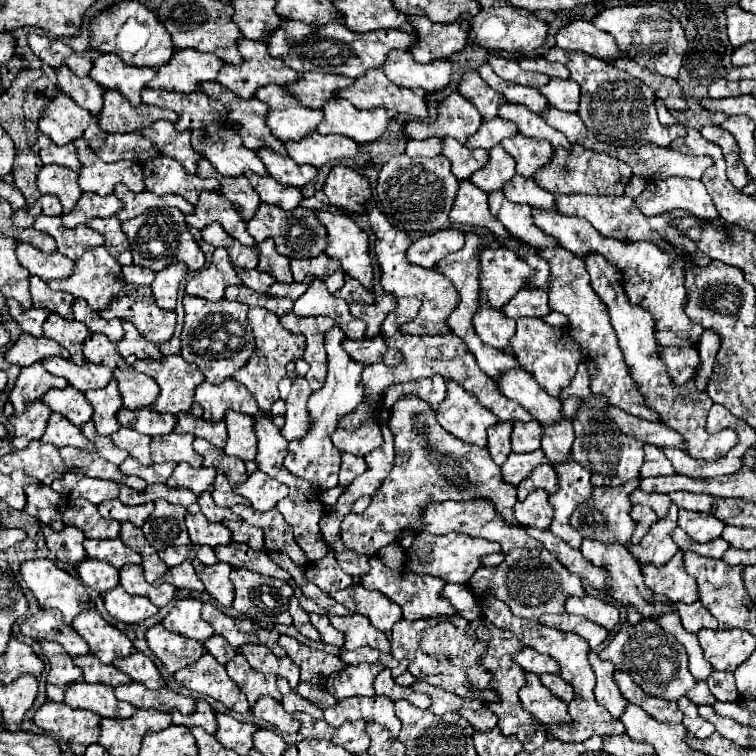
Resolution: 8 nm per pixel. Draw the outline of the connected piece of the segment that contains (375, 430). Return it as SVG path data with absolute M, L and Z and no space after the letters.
M369 418L357 430L345 430L337 426L337 430L331 434L331 440L339 452L365 456L377 446L381 446L383 436L381 436L381 426L377 424L377 420Z

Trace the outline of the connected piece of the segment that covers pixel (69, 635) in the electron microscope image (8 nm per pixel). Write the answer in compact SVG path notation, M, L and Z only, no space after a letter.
M41 610L21 624L21 632L33 640L53 640L65 648L69 656L85 656L89 654L89 646L71 626L61 622L59 610Z

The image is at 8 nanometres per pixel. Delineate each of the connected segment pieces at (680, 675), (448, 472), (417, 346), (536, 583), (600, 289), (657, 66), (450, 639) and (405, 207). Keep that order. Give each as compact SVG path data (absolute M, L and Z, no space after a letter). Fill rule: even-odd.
M643 618L637 624L625 622L613 640L599 652L601 660L615 664L617 670L627 672L637 686L649 696L659 696L665 700L679 700L687 696L693 704L713 704L715 698L709 694L705 682L699 682L691 676L687 668L687 654L683 644L669 632L665 632L653 618ZM663 662L671 662L669 668L663 668Z
M403 396L391 414L389 430L395 436L395 464L385 478L381 490L371 498L371 504L363 514L349 512L341 522L341 538L349 550L359 554L377 554L383 546L401 542L407 532L419 534L423 530L423 510L431 502L445 500L489 500L497 514L513 524L519 522L513 516L513 506L517 502L517 488L505 486L501 482L499 466L489 458L487 448L469 446L459 438L453 438L441 430L433 418L429 404L417 396Z
M403 297L397 300L397 308L395 312L391 312L383 326L381 326L381 336L385 340L387 346L391 348L399 348L399 352L403 354L403 362L399 366L386 366L385 364L373 364L373 366L365 366L363 370L363 386L365 386L365 398L371 400L371 408L377 410L379 404L383 402L385 390L391 384L401 384L401 382L409 382L409 380L419 380L419 378L431 378L435 374L443 376L445 380L455 380L457 384L461 384L469 394L473 394L481 406L485 406L487 410L491 410L501 422L513 422L513 420L521 420L521 422L529 422L533 420L533 416L523 408L517 406L517 402L505 398L499 390L497 384L485 374L481 372L481 368L477 366L473 354L469 352L469 348L465 346L465 342L461 342L461 338L457 338L457 334L447 332L447 334L435 334L435 336L411 336L401 332L401 324L411 322L418 315L421 302L415 297Z
M517 548L511 550L499 566L479 566L477 572L467 580L467 588L473 596L485 598L495 596L509 604L511 612L519 618L539 622L543 614L563 614L565 600L571 596L585 596L585 588L581 578L571 574L549 550L541 548Z
M593 256L593 258L587 258L585 264L591 276L591 288L607 304L607 312L611 318L611 326L617 334L619 348L625 356L631 378L635 380L639 392L645 396L647 408L655 410L659 420L667 428L683 436L685 452L689 456L709 460L709 462L725 456L729 448L737 444L737 434L733 430L721 430L717 434L705 432L705 418L709 408L713 406L713 400L707 396L707 392L699 392L695 388L695 380L687 382L685 386L669 386L669 374L665 374L665 366L661 366L661 358L657 358L657 352L655 352L655 348L659 346L657 346L657 340L653 338L653 318L649 318L645 310L637 310L637 306L629 306L629 302L625 302L625 294L621 294L621 282L617 282L617 270L605 264L603 258Z
M617 6L597 14L593 24L609 32L617 40L617 46L621 46L621 50L625 50L639 66L645 66L661 76L677 78L687 50L687 38L679 20L671 12L659 6Z
M453 614L449 620L399 620L391 632L387 632L391 642L391 654L397 660L409 660L409 672L431 684L481 702L499 702L499 696L489 688L493 674L481 666L481 656L487 652L487 644L481 642L471 628L471 624Z
M399 154L383 164L375 186L375 198L377 208L401 230L435 232L451 226L449 212L453 208L457 190L459 182L453 178L451 162L443 154L437 158L409 158L407 154Z

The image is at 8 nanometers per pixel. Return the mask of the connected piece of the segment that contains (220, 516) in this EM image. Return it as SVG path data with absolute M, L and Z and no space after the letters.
M201 494L201 496L199 496L199 506L201 506L201 512L207 516L209 522L223 522L223 520L229 520L229 518L233 516L231 510L219 508L219 506L213 502L211 494Z

